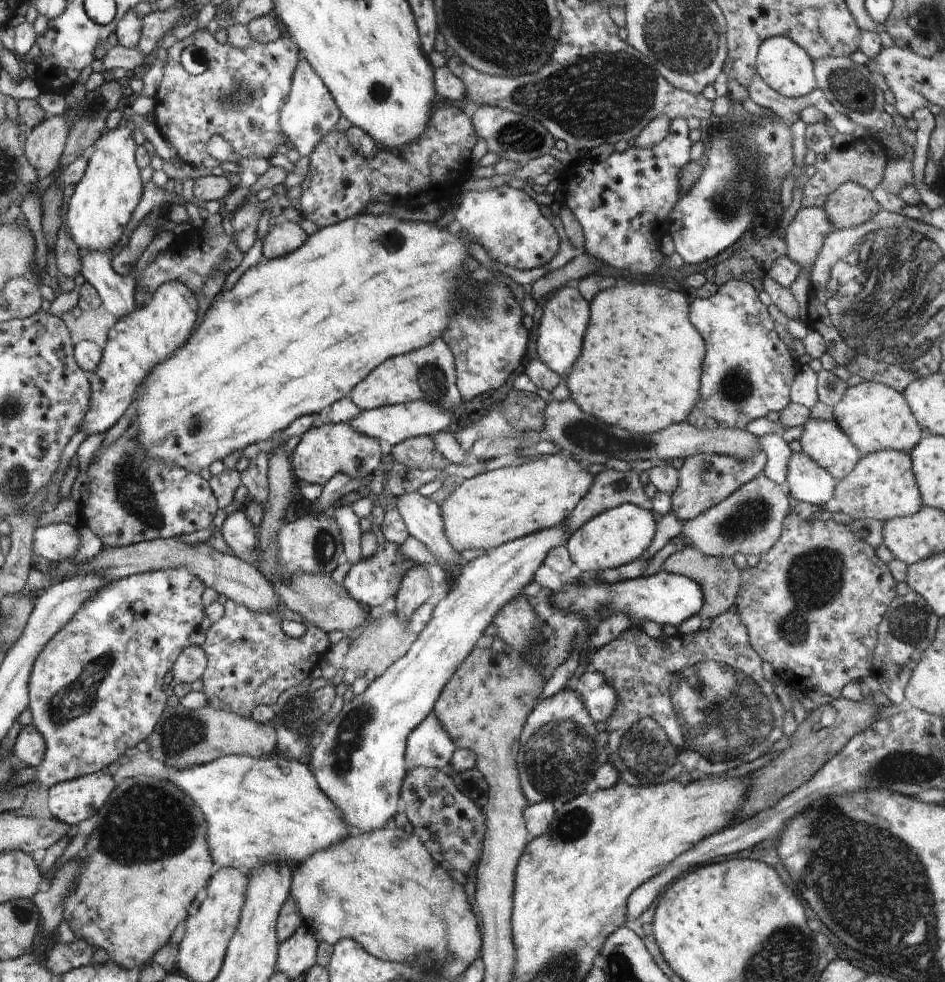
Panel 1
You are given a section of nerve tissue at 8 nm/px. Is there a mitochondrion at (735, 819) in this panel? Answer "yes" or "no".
no

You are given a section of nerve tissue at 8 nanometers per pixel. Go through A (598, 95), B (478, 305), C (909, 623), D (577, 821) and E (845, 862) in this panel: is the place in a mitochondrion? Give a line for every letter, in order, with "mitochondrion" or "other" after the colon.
A: mitochondrion
B: mitochondrion
C: mitochondrion
D: mitochondrion
E: mitochondrion

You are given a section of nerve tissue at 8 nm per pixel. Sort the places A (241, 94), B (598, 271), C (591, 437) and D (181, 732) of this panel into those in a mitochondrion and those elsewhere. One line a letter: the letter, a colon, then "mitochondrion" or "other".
A: mitochondrion
B: other
C: mitochondrion
D: mitochondrion

